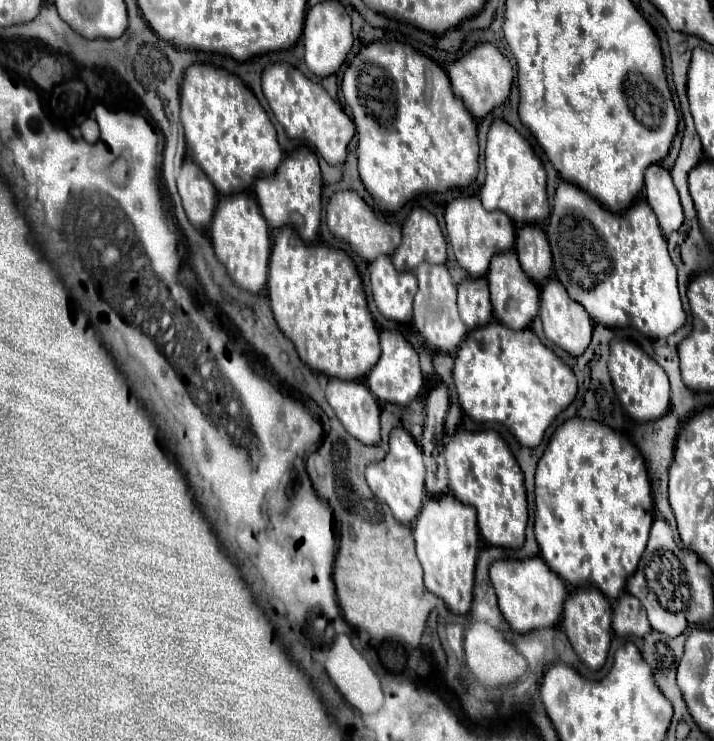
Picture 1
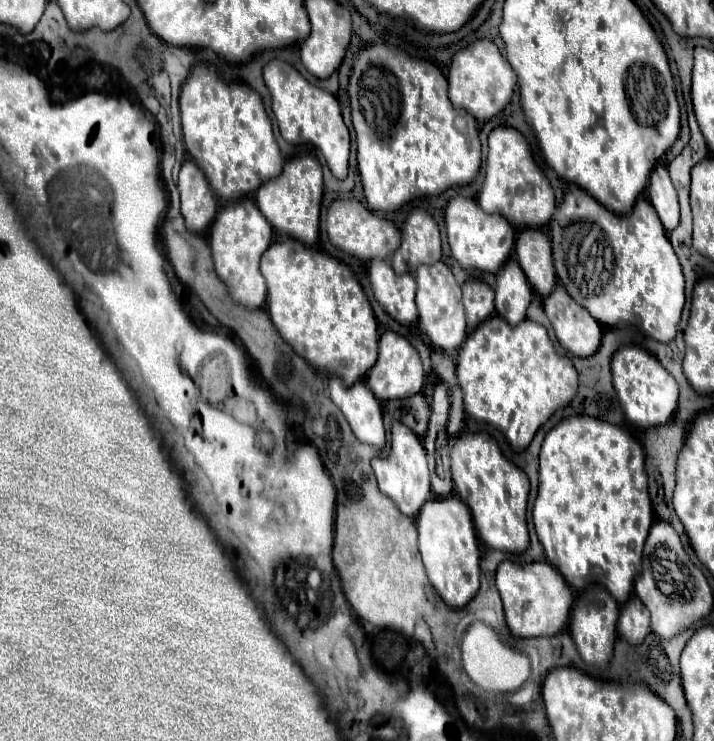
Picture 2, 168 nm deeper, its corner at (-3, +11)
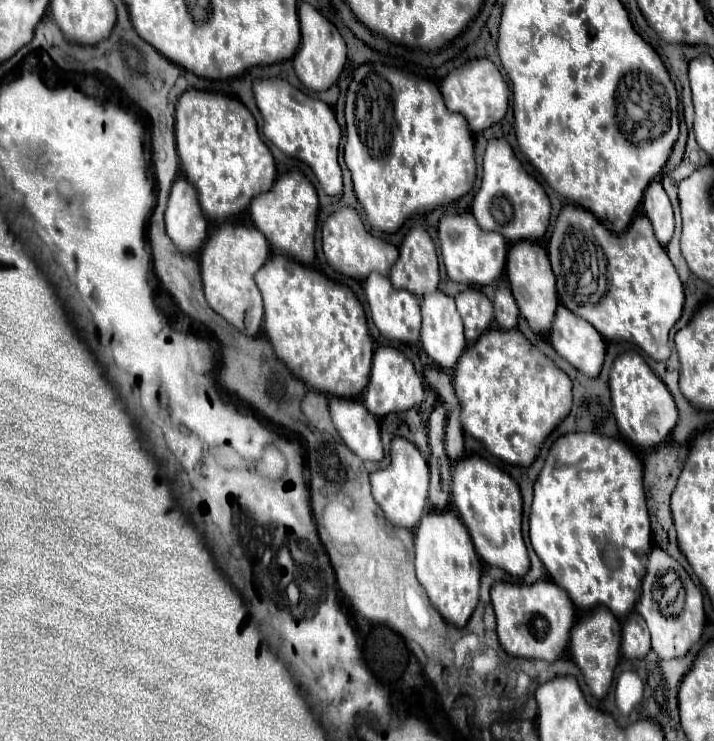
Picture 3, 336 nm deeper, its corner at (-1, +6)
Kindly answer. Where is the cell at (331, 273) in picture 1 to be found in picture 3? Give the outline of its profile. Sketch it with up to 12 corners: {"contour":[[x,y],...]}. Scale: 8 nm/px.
{"contour":[[286,256],[256,282],[274,354],[338,398],[374,344],[354,292]]}

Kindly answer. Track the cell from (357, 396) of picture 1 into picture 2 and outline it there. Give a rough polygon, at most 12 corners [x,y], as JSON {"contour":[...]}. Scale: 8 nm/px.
{"contour":[[330,377],[330,399],[362,443],[382,449],[380,401],[362,381]]}

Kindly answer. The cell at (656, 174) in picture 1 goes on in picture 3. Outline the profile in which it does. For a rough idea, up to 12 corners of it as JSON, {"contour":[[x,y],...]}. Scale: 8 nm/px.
{"contour":[[658,180],[648,186],[642,206],[658,242],[674,232],[670,198]]}

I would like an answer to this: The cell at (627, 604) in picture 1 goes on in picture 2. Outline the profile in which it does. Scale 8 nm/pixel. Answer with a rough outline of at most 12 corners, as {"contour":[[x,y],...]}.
{"contour":[[636,593],[622,605],[618,633],[634,645],[650,633]]}

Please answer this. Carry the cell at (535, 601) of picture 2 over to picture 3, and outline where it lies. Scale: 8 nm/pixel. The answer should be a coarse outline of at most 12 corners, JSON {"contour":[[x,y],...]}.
{"contour":[[496,582],[506,654],[554,662],[576,608],[554,582]]}

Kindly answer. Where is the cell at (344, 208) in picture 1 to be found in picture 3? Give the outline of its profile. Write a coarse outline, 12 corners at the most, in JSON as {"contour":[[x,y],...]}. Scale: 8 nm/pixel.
{"contour":[[358,212],[326,218],[322,248],[336,272],[388,276],[392,244],[370,236]]}

